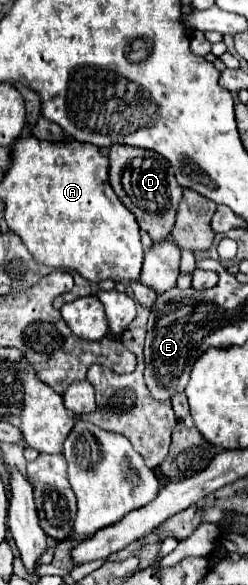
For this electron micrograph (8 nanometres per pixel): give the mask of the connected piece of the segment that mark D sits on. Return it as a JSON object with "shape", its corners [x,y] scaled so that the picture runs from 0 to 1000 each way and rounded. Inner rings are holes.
{"shape":[[[452,248],[435,268],[444,268],[444,316],[484,337],[484,344],[548,368],[565,391],[597,395],[613,412],[677,405],[702,388],[710,354],[734,340],[734,320],[718,316],[677,272],[661,272],[629,258],[524,248]]]}

